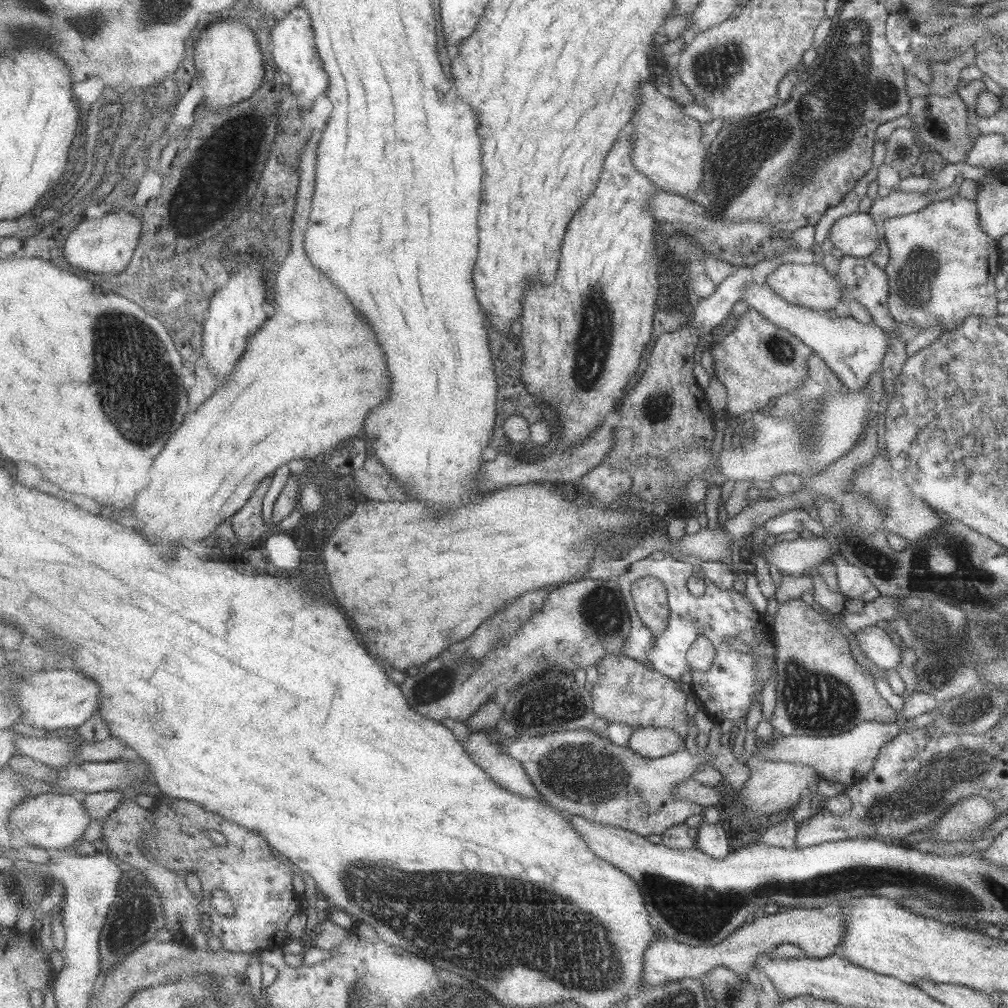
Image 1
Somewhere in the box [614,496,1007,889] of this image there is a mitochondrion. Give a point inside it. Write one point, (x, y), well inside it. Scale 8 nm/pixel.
(918, 794)

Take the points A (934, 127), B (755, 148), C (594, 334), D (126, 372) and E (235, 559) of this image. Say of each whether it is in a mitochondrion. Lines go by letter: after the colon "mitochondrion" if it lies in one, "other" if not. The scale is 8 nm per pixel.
A: other
B: mitochondrion
C: mitochondrion
D: mitochondrion
E: other

